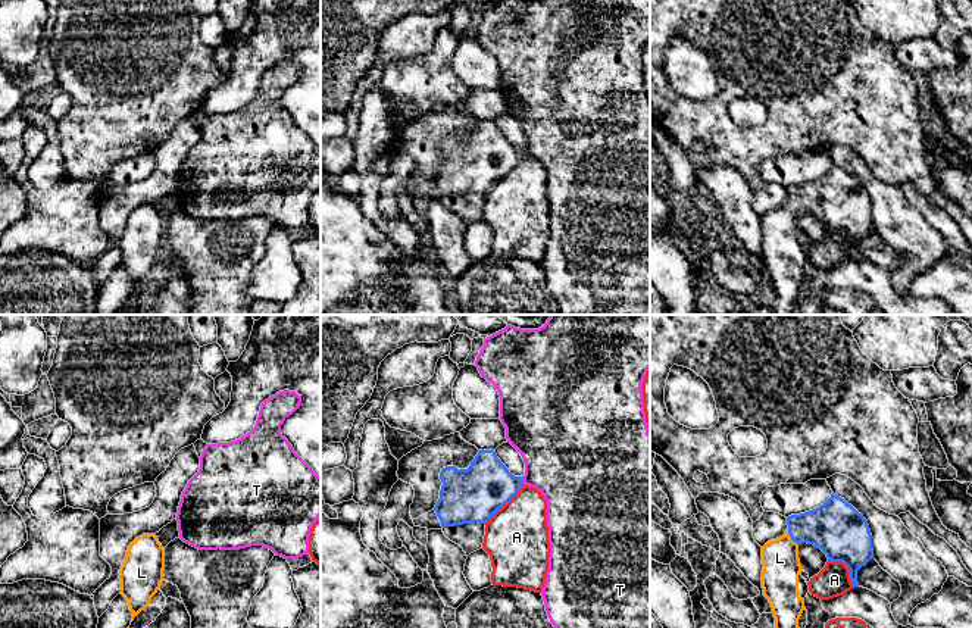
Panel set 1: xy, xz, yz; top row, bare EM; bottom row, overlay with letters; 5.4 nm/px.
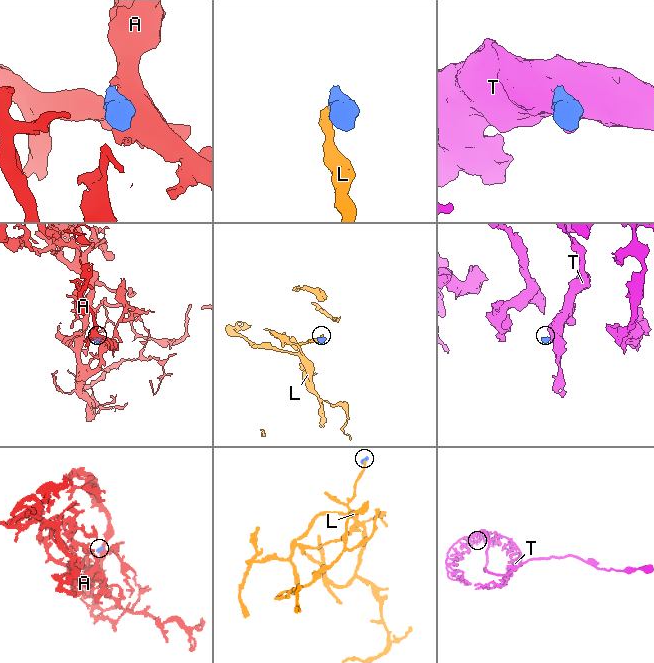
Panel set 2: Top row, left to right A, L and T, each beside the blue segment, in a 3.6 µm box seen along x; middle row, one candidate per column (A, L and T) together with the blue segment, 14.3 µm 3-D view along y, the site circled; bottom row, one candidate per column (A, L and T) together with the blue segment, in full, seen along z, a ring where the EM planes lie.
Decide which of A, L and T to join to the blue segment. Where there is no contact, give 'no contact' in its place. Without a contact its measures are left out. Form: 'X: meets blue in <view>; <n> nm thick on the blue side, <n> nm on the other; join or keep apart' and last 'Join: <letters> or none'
A: meets blue in xz; 300 nm thick on the blue side, 360 nm on the other; keep apart
L: meets blue in yz; 280 nm thick on the blue side, 200 nm on the other; join
T: meets blue in xz; 280 nm thick on the blue side, 420 nm on the other; keep apart
Join: L

